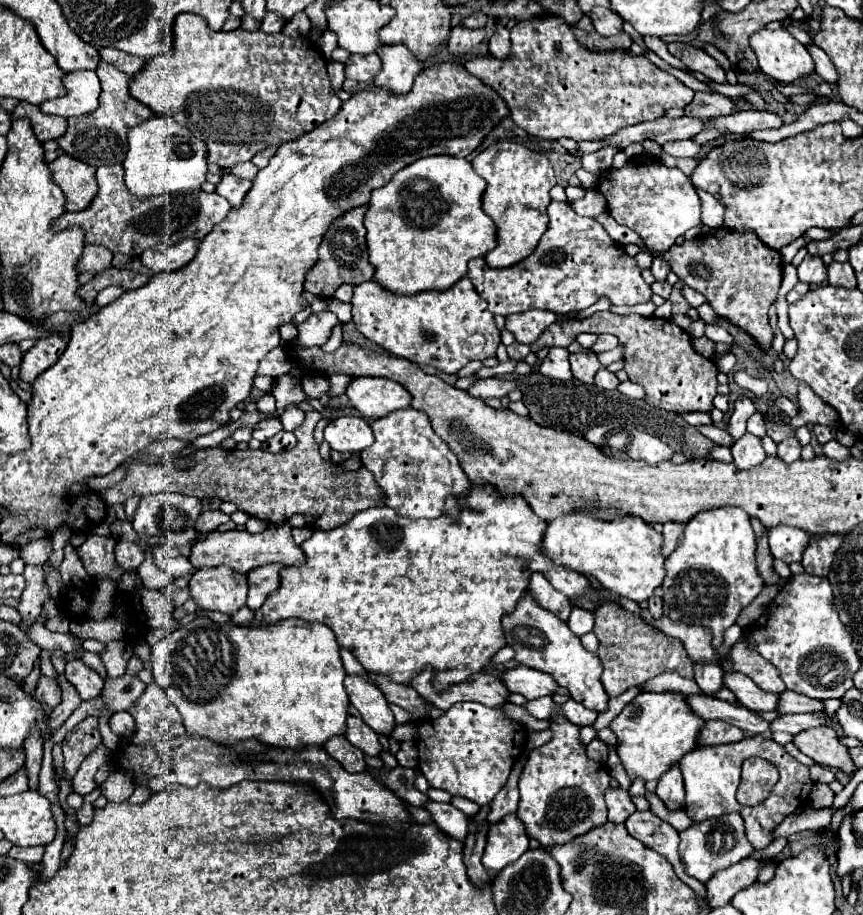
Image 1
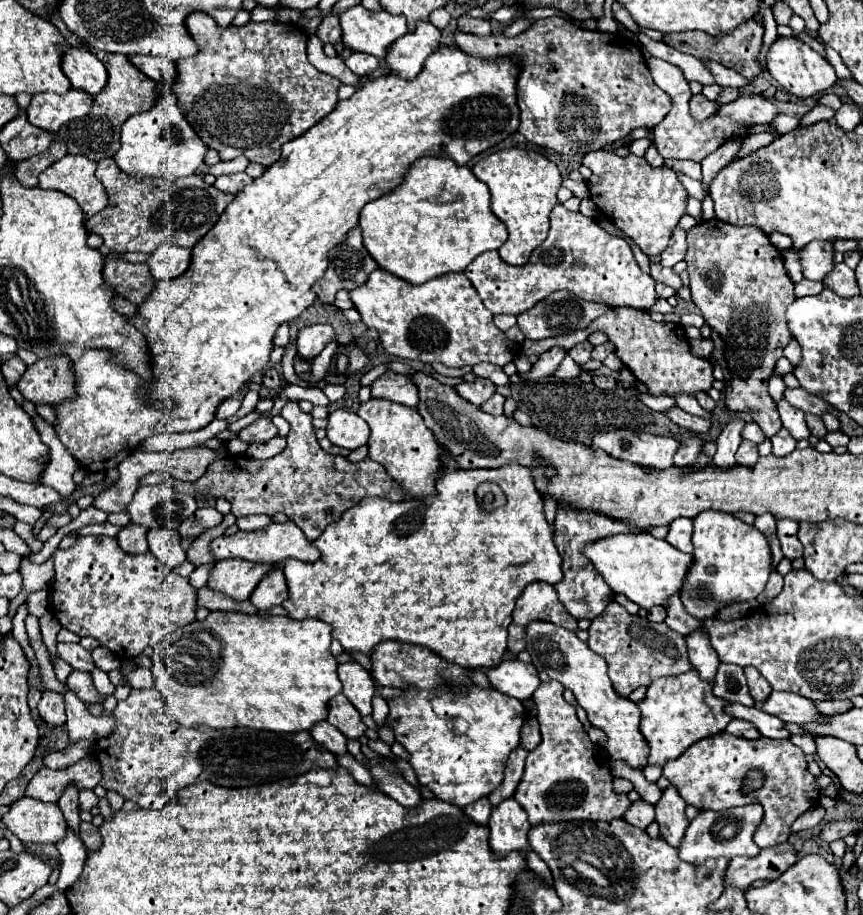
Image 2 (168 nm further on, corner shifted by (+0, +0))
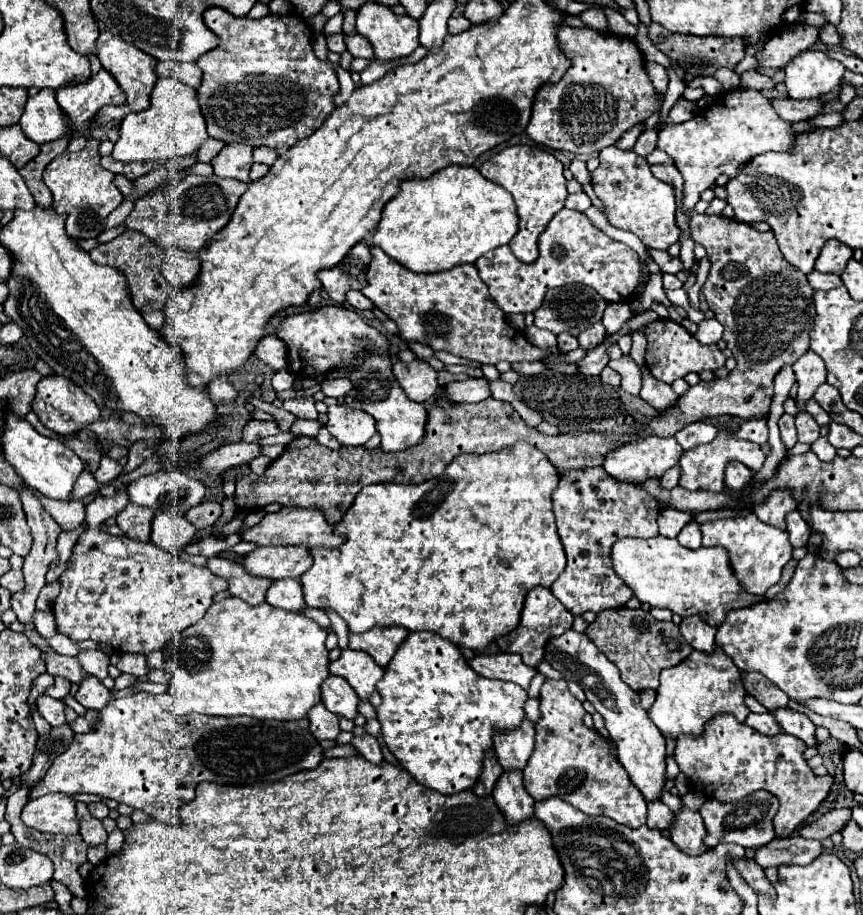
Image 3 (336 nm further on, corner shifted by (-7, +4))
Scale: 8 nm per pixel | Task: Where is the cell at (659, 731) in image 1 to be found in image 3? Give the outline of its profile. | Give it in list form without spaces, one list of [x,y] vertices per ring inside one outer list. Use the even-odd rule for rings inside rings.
[[[715,649],[711,655],[693,651],[687,661],[679,663],[677,667],[663,669],[657,699],[649,709],[649,719],[665,737],[677,739],[681,733],[699,737],[705,731],[705,725],[721,713],[731,713],[743,723],[749,715],[743,697],[745,691],[739,683],[739,671],[735,669],[735,663],[723,653],[723,649]]]

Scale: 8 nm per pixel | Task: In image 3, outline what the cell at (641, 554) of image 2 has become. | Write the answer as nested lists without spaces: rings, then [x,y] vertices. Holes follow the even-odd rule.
[[[663,535],[651,539],[623,537],[613,545],[611,561],[615,573],[641,603],[647,603],[649,607],[671,609],[681,617],[699,615],[709,625],[719,625],[729,609],[749,607],[759,599],[755,595],[743,593],[735,581],[735,575],[731,573],[727,551],[721,547],[701,547],[691,551],[681,547],[677,539],[667,539]]]

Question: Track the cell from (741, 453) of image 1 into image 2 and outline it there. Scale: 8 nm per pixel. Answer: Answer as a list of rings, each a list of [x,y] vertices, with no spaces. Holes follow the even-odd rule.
[[[742,441],[738,451],[736,451],[736,461],[738,461],[738,465],[752,467],[758,461],[758,449],[756,449],[756,445],[752,445],[752,441]]]

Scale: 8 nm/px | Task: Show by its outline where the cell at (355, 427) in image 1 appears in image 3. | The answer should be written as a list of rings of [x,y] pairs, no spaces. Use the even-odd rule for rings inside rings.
[[[331,405],[327,411],[327,417],[329,417],[329,421],[325,427],[341,445],[359,447],[359,445],[365,445],[375,435],[375,419],[371,415],[367,415],[365,411],[359,411],[359,409],[347,407],[347,405]]]

